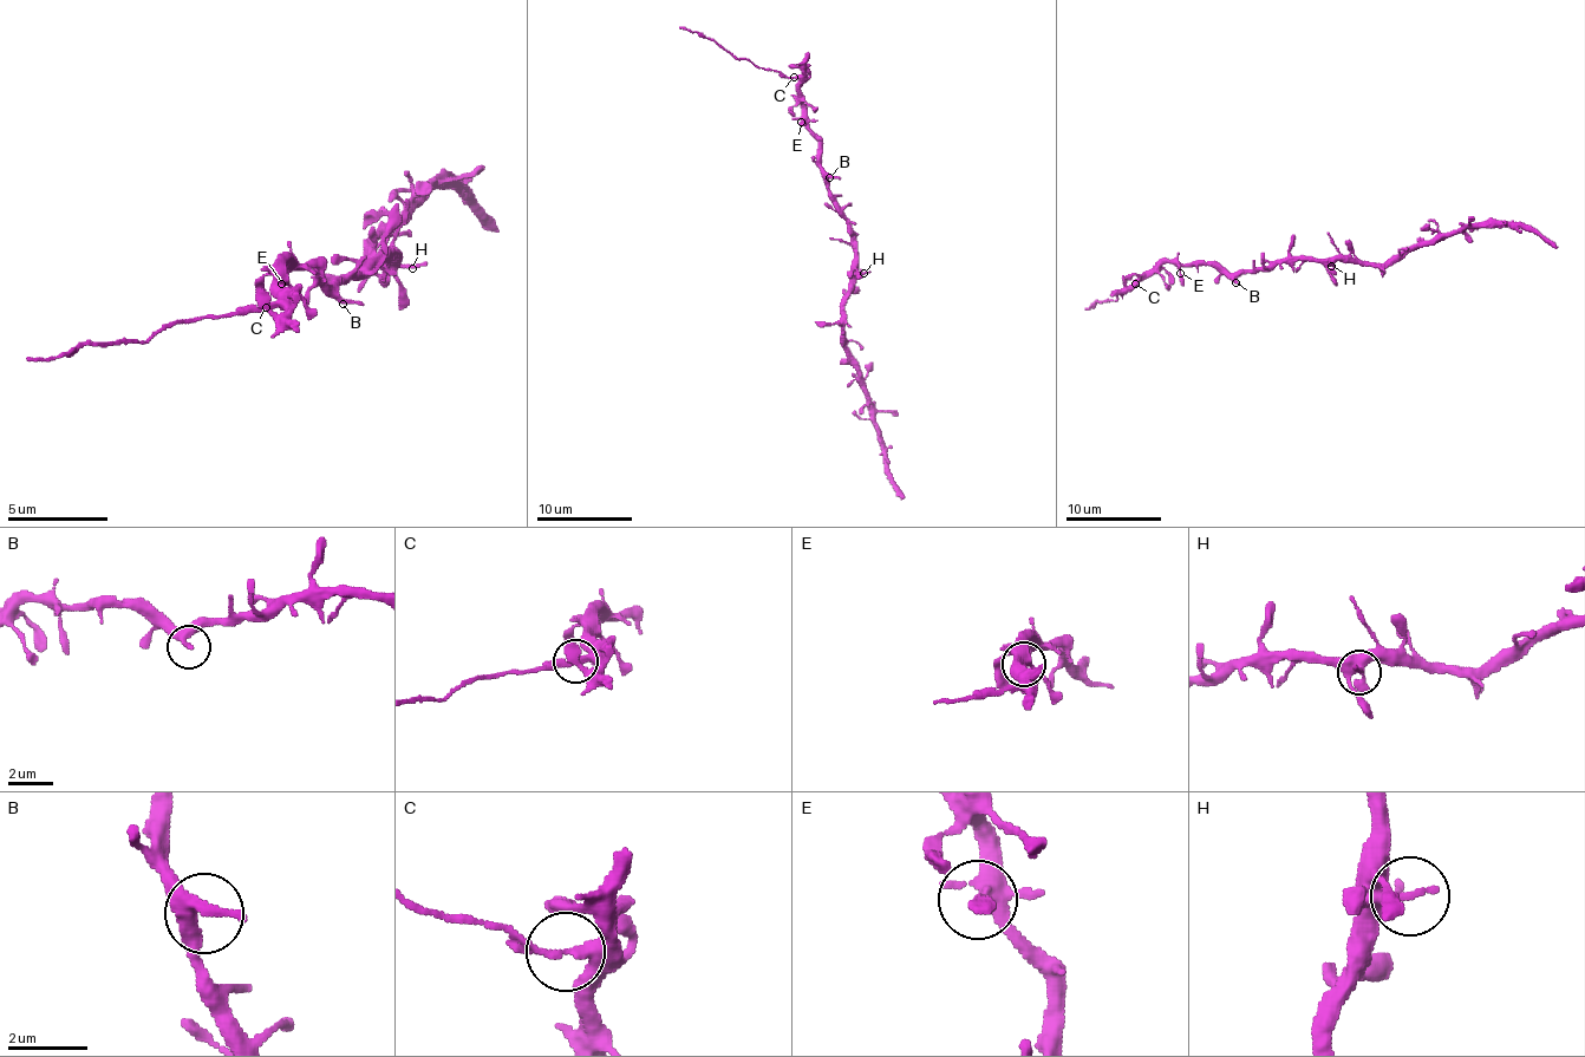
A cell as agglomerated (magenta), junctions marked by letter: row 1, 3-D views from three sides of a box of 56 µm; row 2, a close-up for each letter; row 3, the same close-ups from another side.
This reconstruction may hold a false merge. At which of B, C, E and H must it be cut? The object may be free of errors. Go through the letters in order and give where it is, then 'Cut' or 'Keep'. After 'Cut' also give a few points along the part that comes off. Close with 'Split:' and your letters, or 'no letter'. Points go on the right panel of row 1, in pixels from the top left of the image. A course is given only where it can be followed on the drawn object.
B: Place: (1235, 282). Keep
C: Place: (1135, 284). Cut. Course of the part to remove: (1135, 285), (1113, 301), (1096, 301), (1084, 308)
E: Place: (1180, 273). Keep
H: Place: (1331, 266). Keep
Split: C

